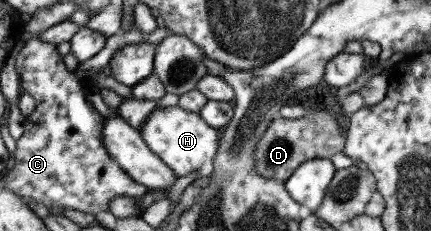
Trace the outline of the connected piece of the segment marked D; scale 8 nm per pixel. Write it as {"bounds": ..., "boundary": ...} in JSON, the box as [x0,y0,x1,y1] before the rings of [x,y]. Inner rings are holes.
{"bounds":[255,107,343,181],"boundary":[[[321,107],[314,111],[309,109],[301,119],[277,118],[267,128],[267,132],[257,144],[255,150],[255,169],[259,175],[267,179],[277,179],[285,181],[295,171],[297,167],[307,160],[314,158],[329,159],[331,155],[343,151],[343,137],[339,135],[333,119],[327,115],[328,110]]]}

